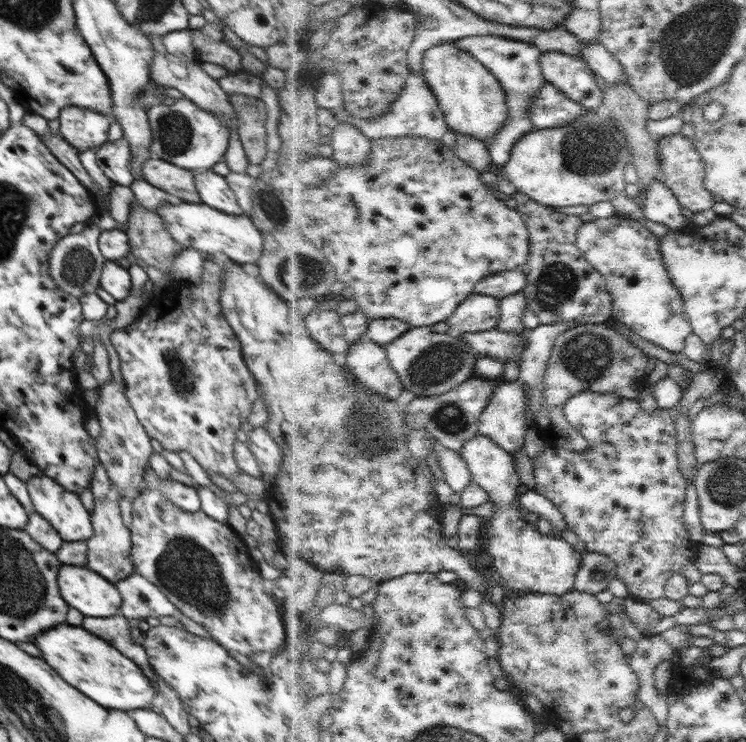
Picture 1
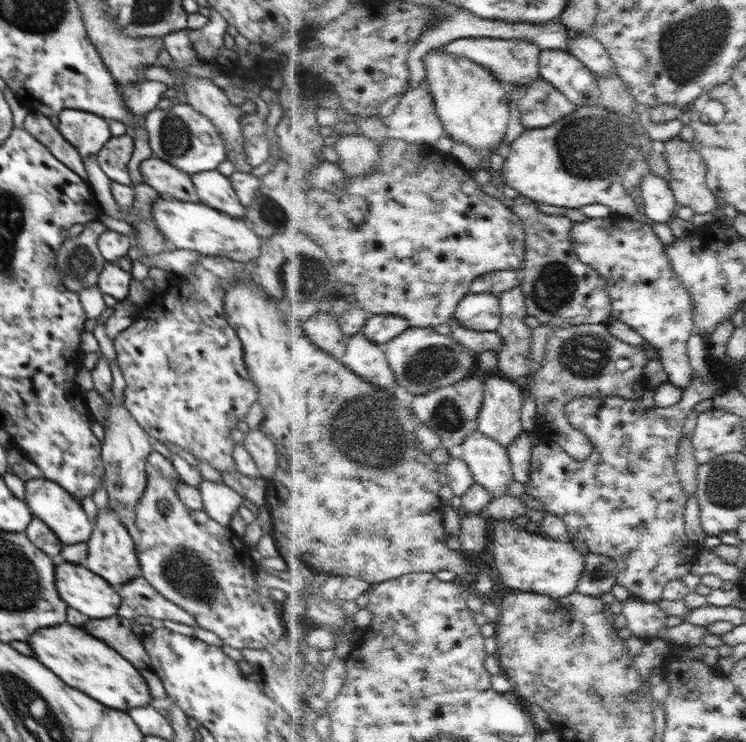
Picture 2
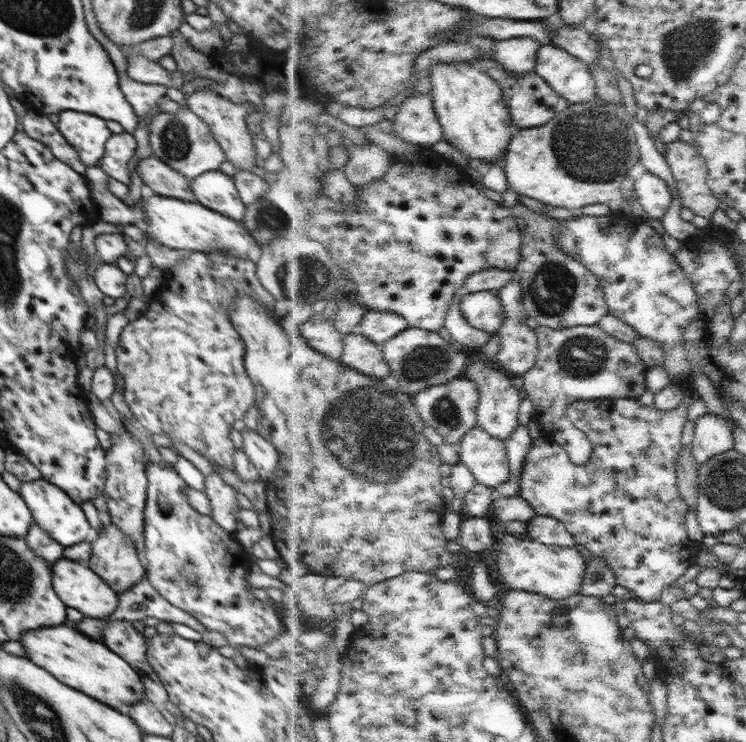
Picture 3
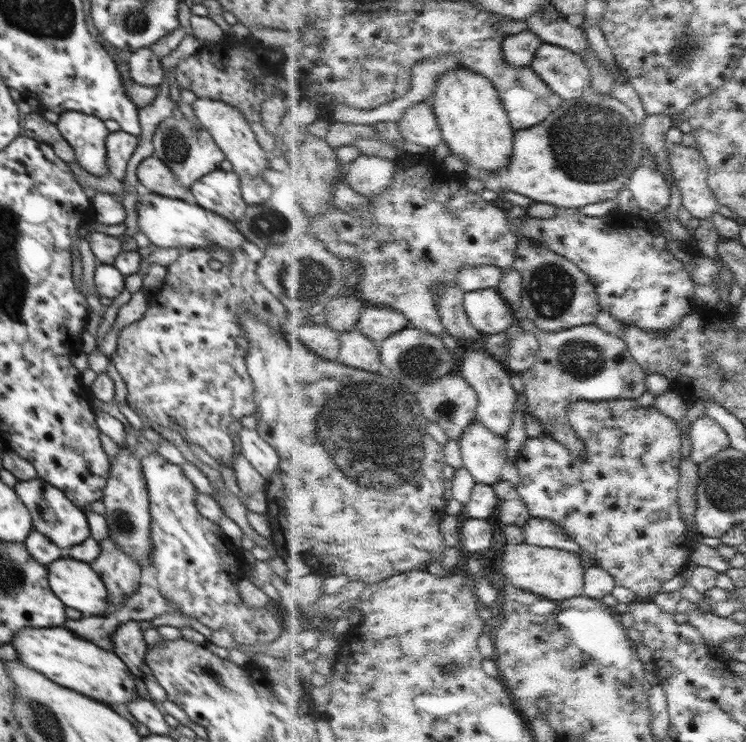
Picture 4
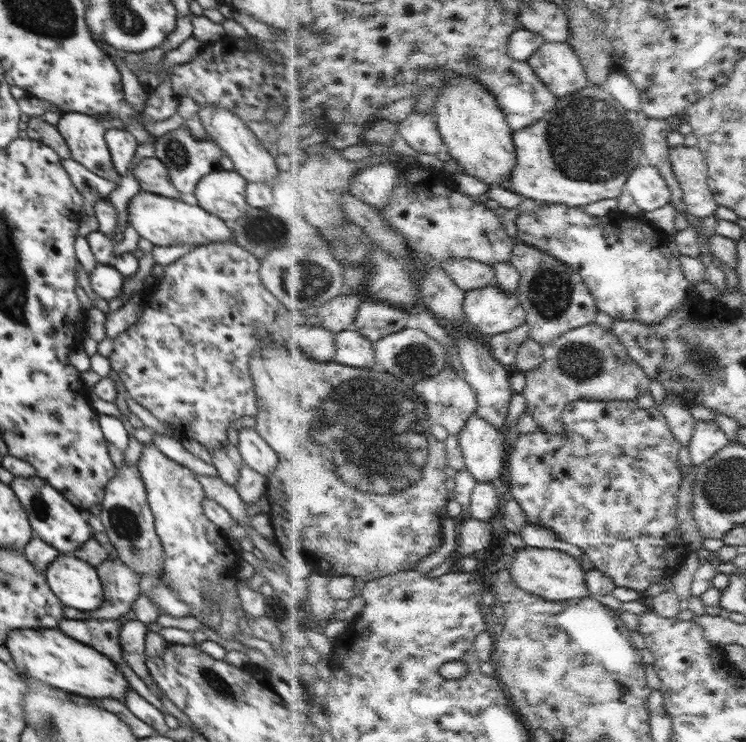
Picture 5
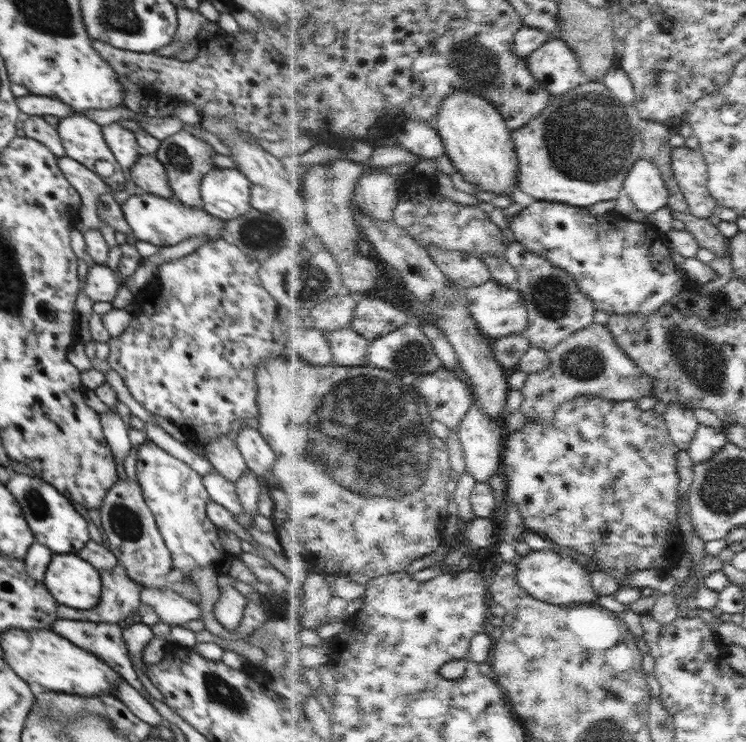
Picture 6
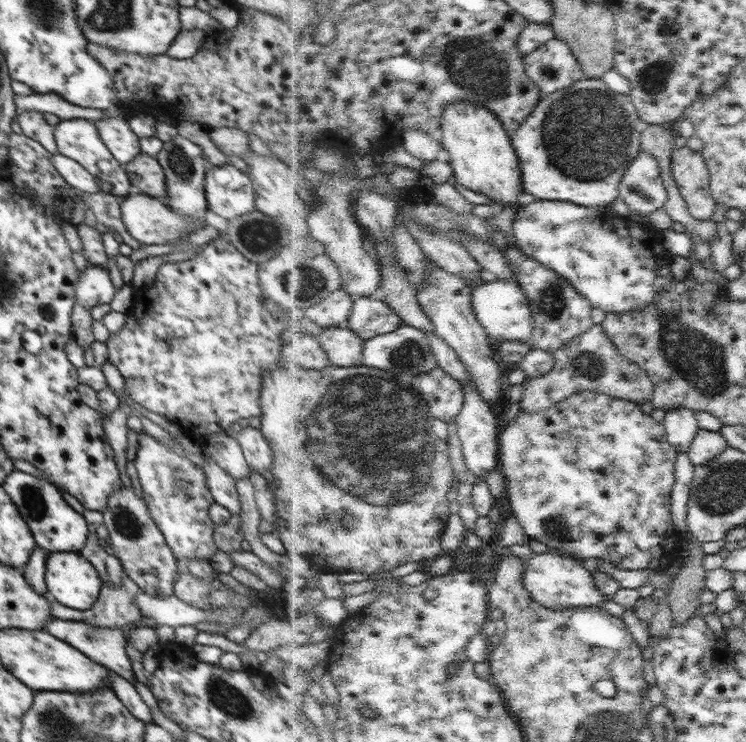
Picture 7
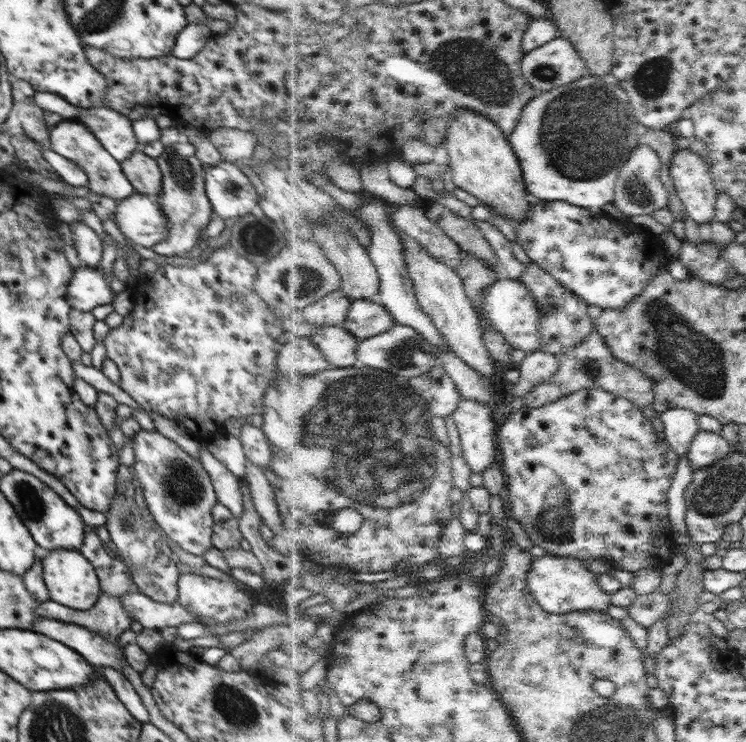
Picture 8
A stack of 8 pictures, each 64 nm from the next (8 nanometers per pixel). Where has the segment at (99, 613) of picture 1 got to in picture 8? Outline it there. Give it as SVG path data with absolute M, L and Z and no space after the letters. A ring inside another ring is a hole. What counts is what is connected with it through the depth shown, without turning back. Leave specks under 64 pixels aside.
M59 549L41 552L44 582L49 598L67 608L84 611L93 608L102 594L94 566L78 551Z

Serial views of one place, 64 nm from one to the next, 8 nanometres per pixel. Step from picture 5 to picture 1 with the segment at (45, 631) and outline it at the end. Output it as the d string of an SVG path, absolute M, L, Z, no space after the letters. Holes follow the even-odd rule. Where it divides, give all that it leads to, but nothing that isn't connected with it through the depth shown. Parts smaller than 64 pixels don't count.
M62 624L37 636L34 644L40 648L42 658L74 688L84 692L88 698L96 700L104 708L119 711L150 709L158 702L156 689L144 672L126 656L122 656L114 646L106 640L90 634L84 628Z

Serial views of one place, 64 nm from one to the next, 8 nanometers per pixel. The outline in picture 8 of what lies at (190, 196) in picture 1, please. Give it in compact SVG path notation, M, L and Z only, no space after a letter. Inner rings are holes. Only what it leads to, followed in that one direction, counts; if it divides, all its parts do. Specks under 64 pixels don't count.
M137 150L132 156L120 162L127 180L139 194L150 197L162 193L163 177L155 158Z

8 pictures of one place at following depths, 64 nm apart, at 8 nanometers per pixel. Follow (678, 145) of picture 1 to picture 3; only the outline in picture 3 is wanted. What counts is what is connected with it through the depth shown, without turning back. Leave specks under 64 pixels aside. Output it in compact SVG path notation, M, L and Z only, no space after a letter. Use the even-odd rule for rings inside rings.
M672 142L666 156L672 167L677 186L684 201L696 215L712 219L720 210L720 200L710 186L707 157L692 143Z

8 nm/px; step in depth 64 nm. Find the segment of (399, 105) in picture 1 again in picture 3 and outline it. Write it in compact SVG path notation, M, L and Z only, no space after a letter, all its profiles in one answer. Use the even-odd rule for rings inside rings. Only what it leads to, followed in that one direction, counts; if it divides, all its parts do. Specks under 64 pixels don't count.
M432 94L408 97L393 122L395 134L414 146L429 149L445 140L446 131L437 114Z

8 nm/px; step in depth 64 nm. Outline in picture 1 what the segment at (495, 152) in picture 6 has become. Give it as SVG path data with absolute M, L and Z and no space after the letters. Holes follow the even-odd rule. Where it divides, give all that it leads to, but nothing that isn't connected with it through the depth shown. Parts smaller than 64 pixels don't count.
M446 42L431 48L425 55L424 67L426 79L438 95L452 130L469 134L488 145L507 127L511 117L507 91L495 73L474 54L457 42Z

